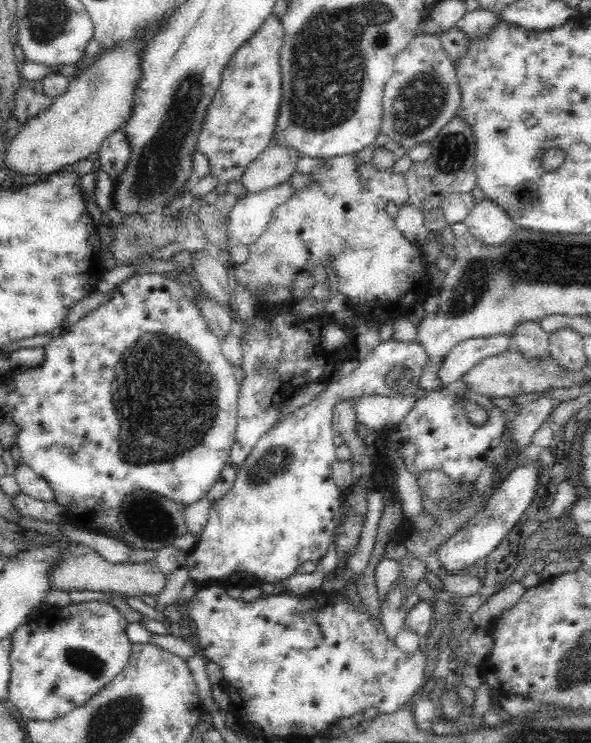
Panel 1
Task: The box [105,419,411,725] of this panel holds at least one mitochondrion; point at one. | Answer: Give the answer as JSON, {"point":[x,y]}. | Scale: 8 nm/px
{"point":[152,524]}

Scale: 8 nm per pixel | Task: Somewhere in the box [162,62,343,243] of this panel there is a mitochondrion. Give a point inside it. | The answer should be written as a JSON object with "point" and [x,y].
{"point":[253,88]}

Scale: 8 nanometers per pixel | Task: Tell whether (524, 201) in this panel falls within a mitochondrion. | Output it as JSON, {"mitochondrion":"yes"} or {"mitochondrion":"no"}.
{"mitochondrion":"no"}

